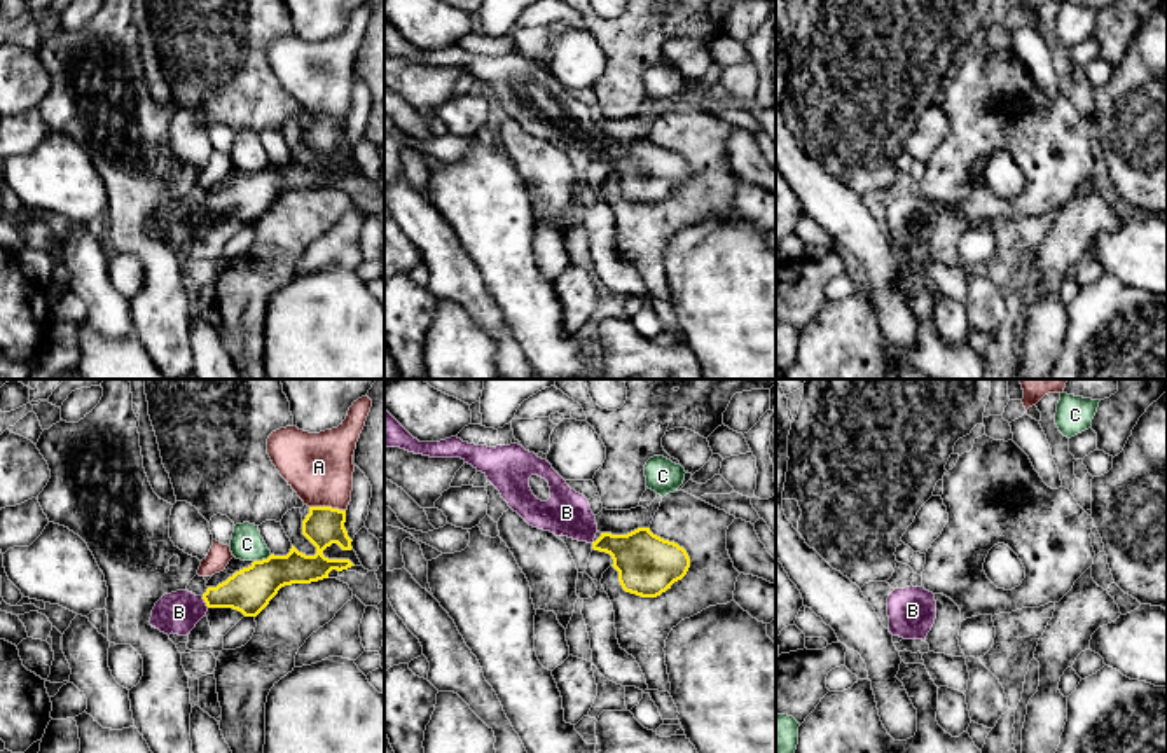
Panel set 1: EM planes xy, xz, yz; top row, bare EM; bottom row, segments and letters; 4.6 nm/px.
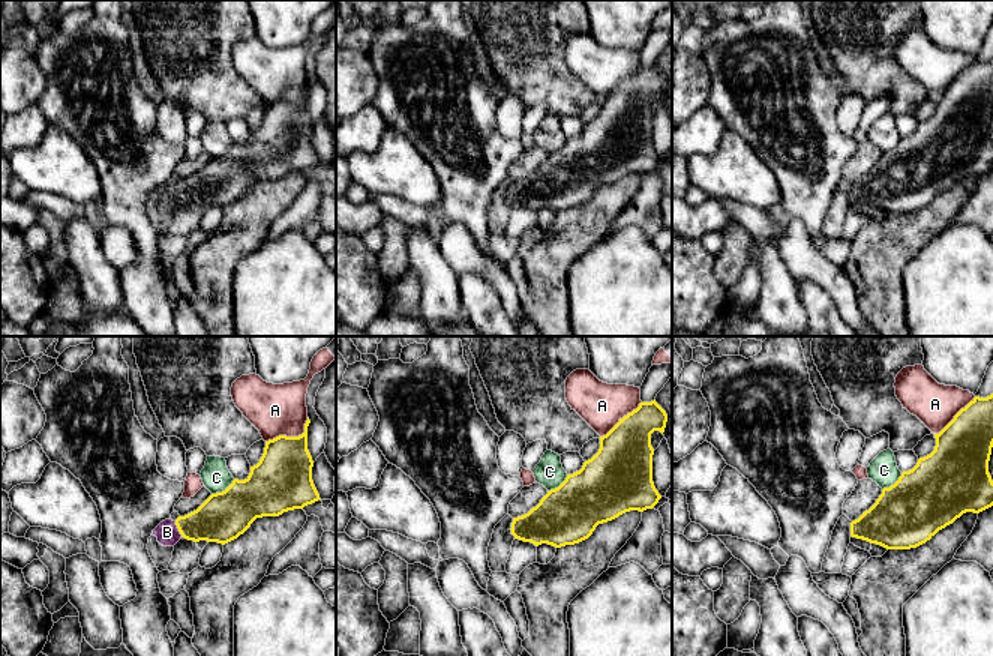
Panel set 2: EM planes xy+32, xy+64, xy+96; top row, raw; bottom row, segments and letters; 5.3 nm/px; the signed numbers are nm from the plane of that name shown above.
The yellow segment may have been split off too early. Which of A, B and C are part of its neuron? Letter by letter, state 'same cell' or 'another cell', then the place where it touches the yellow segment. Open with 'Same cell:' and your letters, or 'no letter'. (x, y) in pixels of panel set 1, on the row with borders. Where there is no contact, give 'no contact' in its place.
Same cell: B
A: another cell | xy (327, 507)
B: same cell | xy (205, 601)
C: another cell | xy (262, 559)

